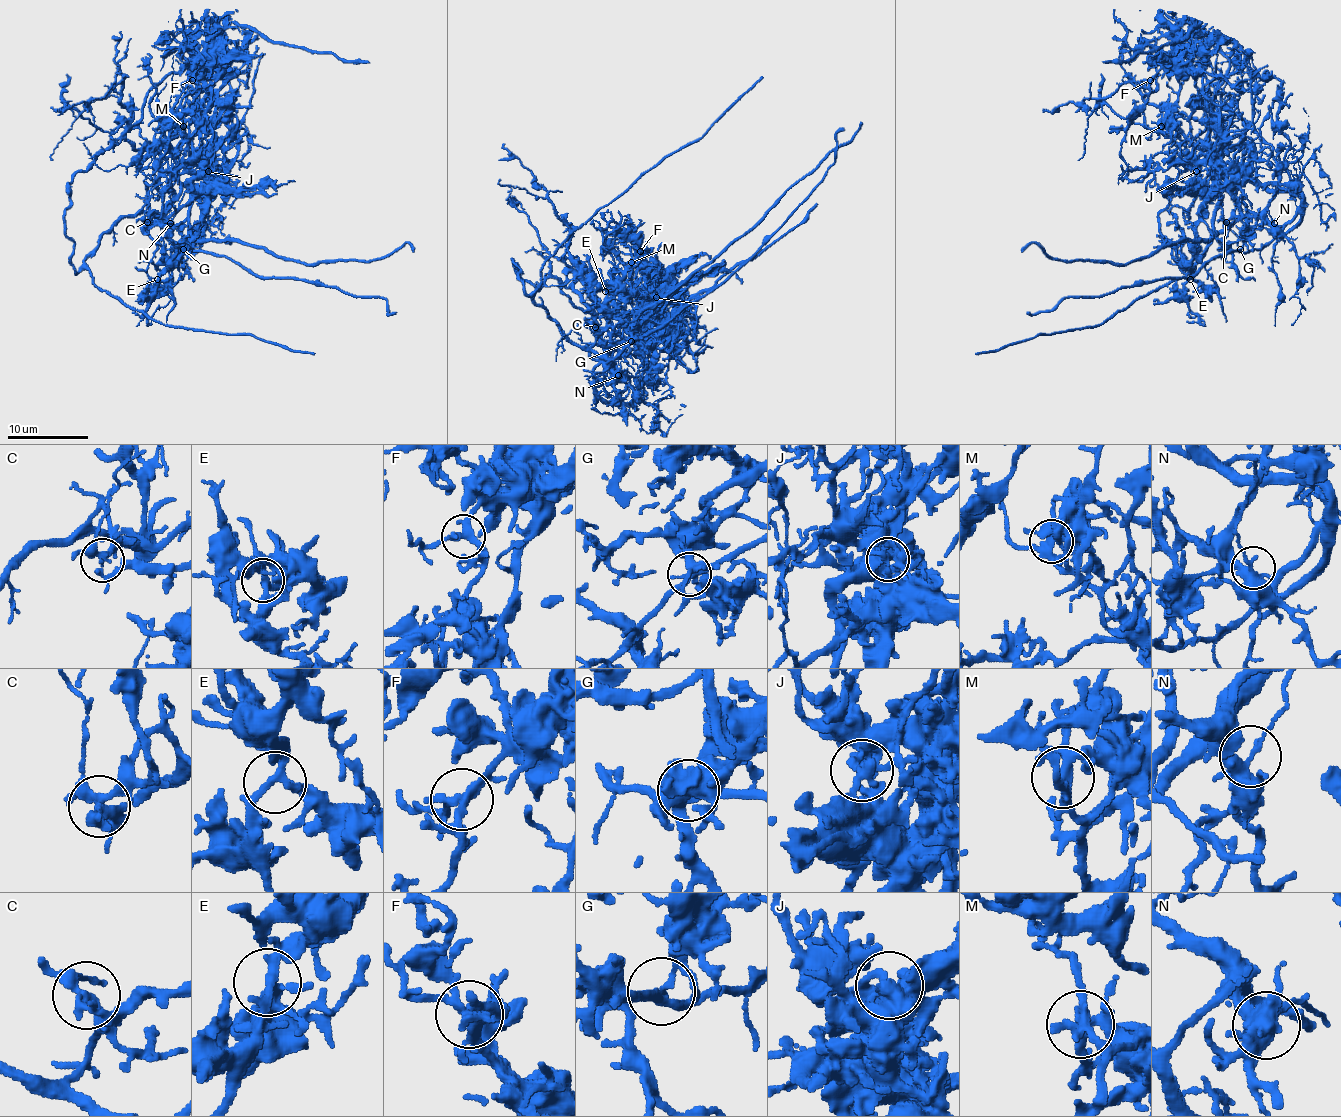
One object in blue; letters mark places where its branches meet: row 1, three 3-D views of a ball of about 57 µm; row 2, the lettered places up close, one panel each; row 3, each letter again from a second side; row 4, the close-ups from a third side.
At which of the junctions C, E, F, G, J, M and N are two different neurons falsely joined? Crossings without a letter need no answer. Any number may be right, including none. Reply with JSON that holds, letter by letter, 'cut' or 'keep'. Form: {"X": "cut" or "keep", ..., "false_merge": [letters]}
{"C": "cut", "E": "keep", "F": "keep", "G": "cut", "J": "cut", "M": "cut", "N": "keep", "false_merge": ["C", "G", "J", "M"]}

